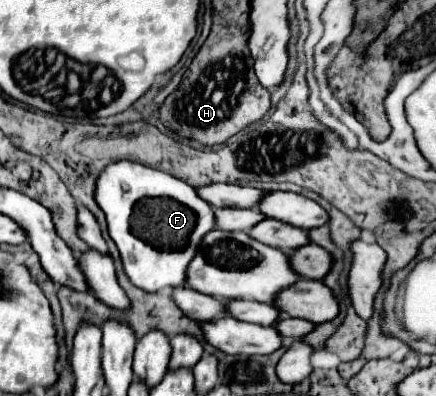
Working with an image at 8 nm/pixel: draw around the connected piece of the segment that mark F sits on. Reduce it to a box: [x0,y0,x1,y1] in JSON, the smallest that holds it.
[94,160,214,292]

